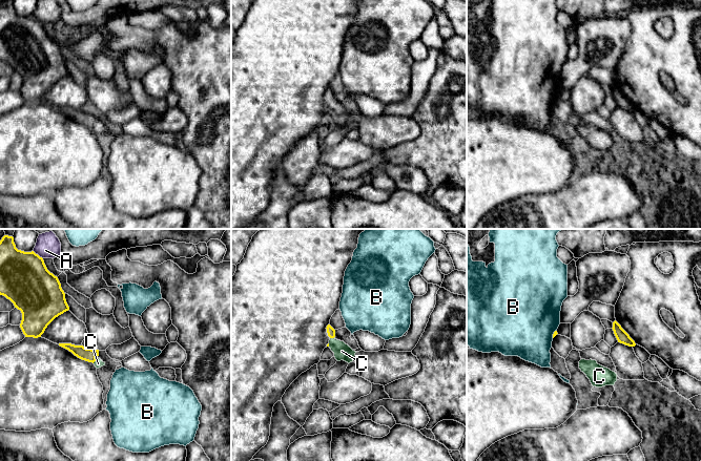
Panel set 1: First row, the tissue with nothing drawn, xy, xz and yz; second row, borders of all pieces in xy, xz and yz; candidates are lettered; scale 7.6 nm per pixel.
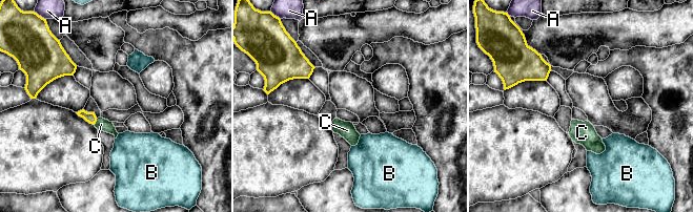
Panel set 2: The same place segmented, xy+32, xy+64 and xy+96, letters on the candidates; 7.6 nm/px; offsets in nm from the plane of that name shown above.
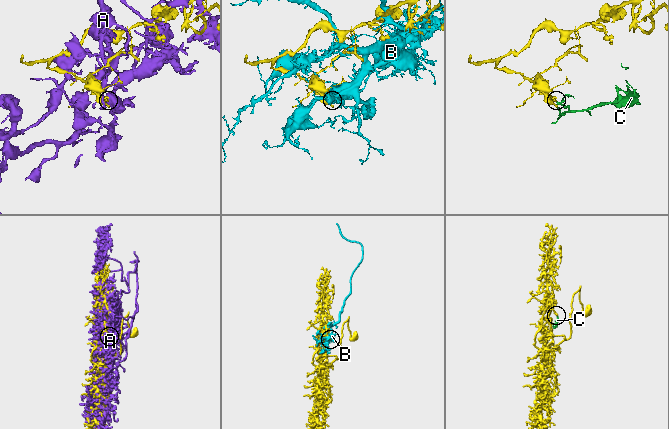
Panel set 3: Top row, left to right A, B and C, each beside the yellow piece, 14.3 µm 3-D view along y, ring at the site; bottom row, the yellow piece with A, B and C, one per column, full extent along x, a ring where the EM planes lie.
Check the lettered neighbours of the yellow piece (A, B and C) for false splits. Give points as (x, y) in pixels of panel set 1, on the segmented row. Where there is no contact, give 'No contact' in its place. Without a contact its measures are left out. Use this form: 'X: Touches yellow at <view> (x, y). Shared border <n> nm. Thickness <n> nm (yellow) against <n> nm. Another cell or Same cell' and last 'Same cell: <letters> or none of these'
A: Touches yellow at xy (37, 254). Shared border 100 nm. Thickness 380 nm (yellow) against 190 nm. Another cell
B: Touches yellow at yz (553, 334). Shared border 70 nm. Thickness 30 nm (yellow) against 500 nm. Another cell
C: Touches yellow at xz (332, 337). Shared border 30 nm. Thickness 60 nm (yellow) against 130 nm. Same cell
Same cell: C

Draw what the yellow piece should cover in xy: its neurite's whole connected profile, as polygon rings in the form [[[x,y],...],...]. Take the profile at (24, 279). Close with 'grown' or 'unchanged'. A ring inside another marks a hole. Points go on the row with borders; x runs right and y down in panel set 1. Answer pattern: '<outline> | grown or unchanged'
[[[8,235],[0,240],[0,295],[21,311],[20,328],[25,337],[41,337],[56,317],[69,310],[58,277],[47,270],[43,258],[34,251],[18,250],[14,237]]] | unchanged

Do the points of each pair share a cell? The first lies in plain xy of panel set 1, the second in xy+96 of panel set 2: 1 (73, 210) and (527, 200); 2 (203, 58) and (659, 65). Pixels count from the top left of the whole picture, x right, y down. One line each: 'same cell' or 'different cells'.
1: different cells
2: same cell

